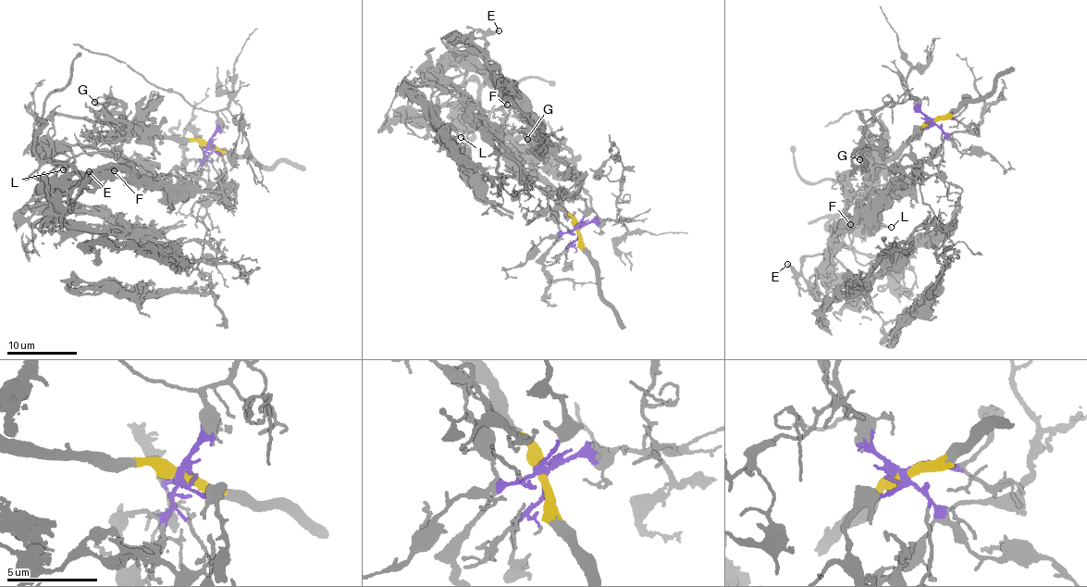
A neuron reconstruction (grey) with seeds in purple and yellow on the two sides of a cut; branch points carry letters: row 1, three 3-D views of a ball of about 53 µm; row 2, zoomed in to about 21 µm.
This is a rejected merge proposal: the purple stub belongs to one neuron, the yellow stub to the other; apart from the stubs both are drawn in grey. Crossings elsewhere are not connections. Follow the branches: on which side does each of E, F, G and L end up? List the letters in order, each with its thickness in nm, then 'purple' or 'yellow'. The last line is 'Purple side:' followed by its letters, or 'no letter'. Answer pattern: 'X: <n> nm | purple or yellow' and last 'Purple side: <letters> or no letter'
E: 200 nm | purple
F: 440 nm | purple
G: 190 nm | yellow
L: 130 nm | purple
Purple side: E, F, L

